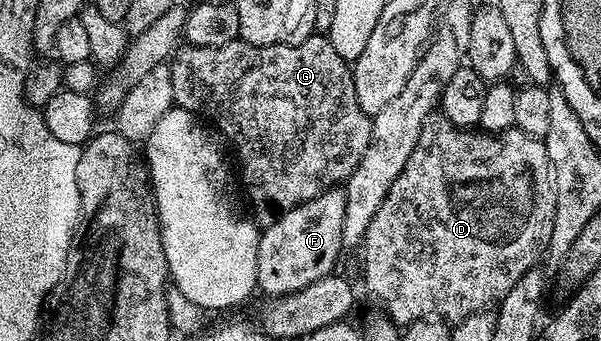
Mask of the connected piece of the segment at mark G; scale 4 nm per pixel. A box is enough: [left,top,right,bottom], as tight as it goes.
[169,34,372,226]

